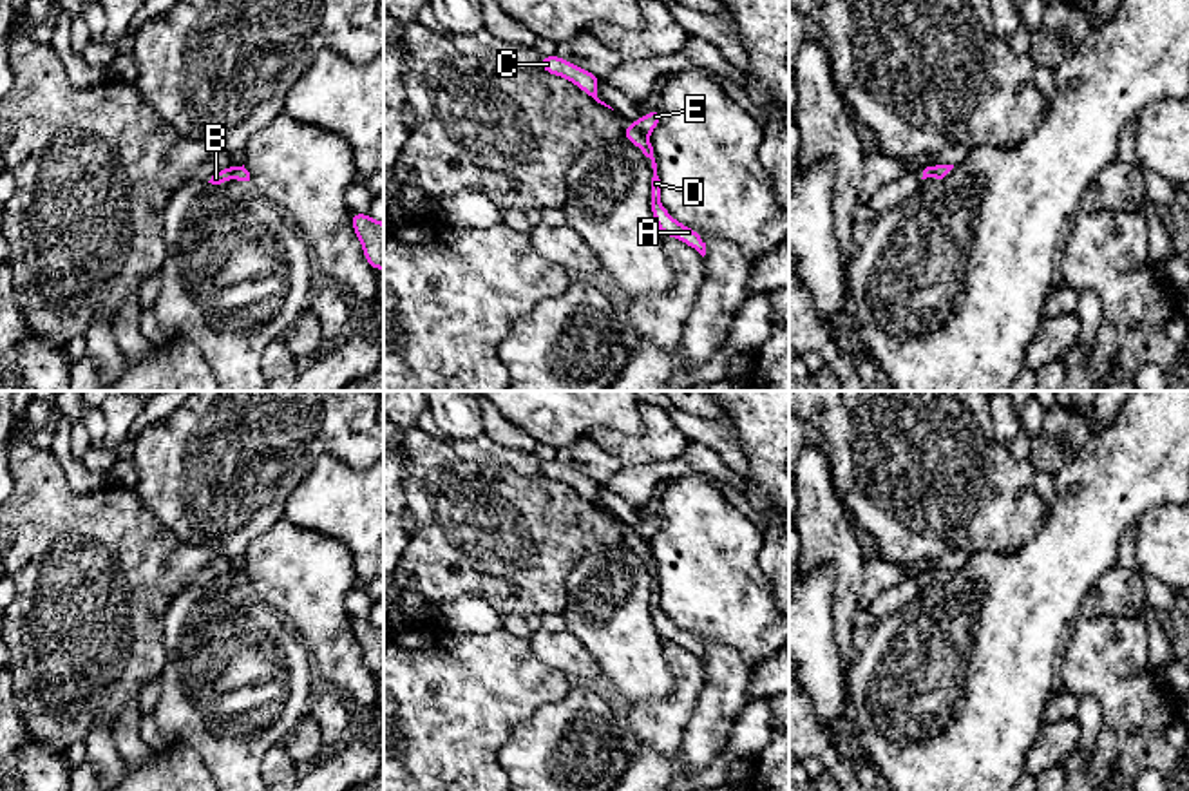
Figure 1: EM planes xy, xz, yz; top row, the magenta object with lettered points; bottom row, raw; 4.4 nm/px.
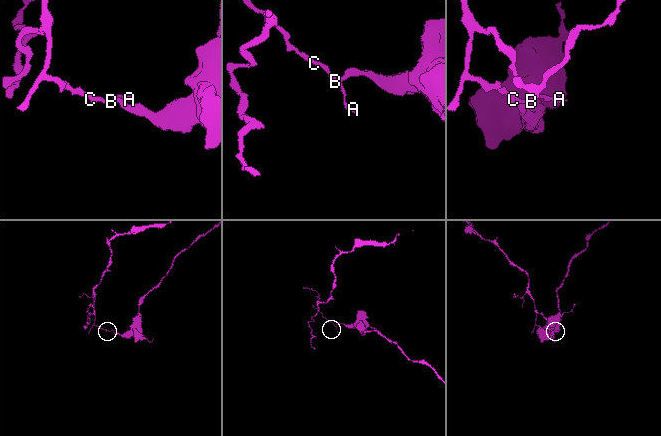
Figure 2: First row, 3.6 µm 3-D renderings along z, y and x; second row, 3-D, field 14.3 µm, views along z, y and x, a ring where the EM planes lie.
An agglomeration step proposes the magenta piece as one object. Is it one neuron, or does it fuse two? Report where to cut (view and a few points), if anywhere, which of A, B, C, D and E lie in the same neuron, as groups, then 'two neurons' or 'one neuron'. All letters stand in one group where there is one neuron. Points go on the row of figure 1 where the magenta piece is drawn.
xz (634, 123), (646, 134) | A B C D / E | two neurons

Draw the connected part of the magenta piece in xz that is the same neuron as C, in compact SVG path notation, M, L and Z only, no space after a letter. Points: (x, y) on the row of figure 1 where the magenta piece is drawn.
M548 54L548 56L541 56L541 71L570 80L583 92L592 96L597 103L612 109L610 105L606 105L604 101L597 98L599 76L585 71L583 67L574 65L566 60L561 60L556 54Z

